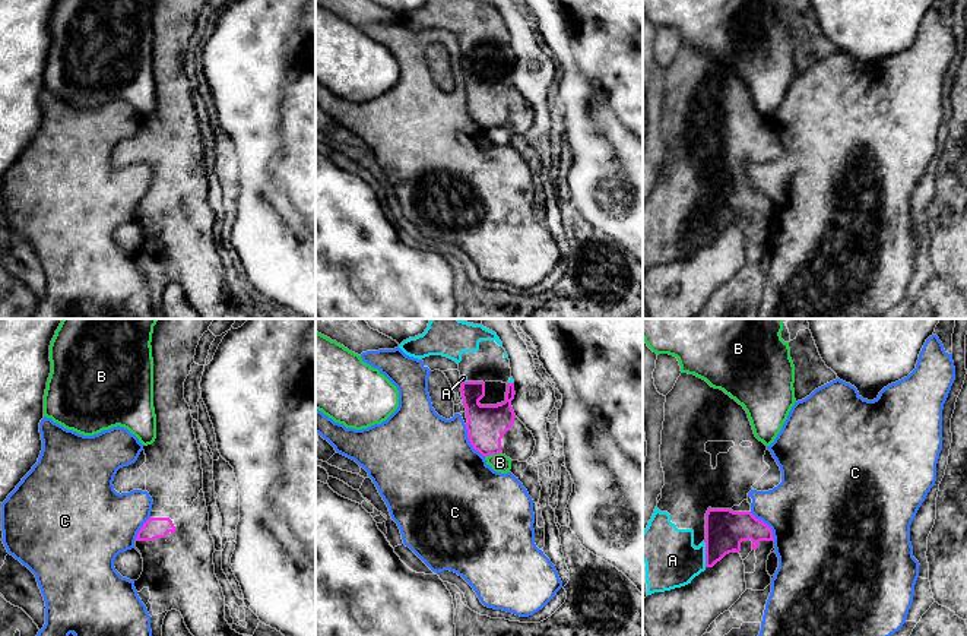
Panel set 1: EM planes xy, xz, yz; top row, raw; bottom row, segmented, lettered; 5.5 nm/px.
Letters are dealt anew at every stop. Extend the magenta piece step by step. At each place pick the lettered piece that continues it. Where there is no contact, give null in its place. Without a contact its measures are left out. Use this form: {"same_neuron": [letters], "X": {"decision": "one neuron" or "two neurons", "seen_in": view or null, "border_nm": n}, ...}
{"same_neuron": ["A"], "A": {"decision": "one neuron", "seen_in": "yz", "border_nm": 140}, "B": {"decision": "two neurons", "seen_in": "xz", "border_nm": 90}, "C": {"decision": "two neurons", "seen_in": "xz", "border_nm": 220}}

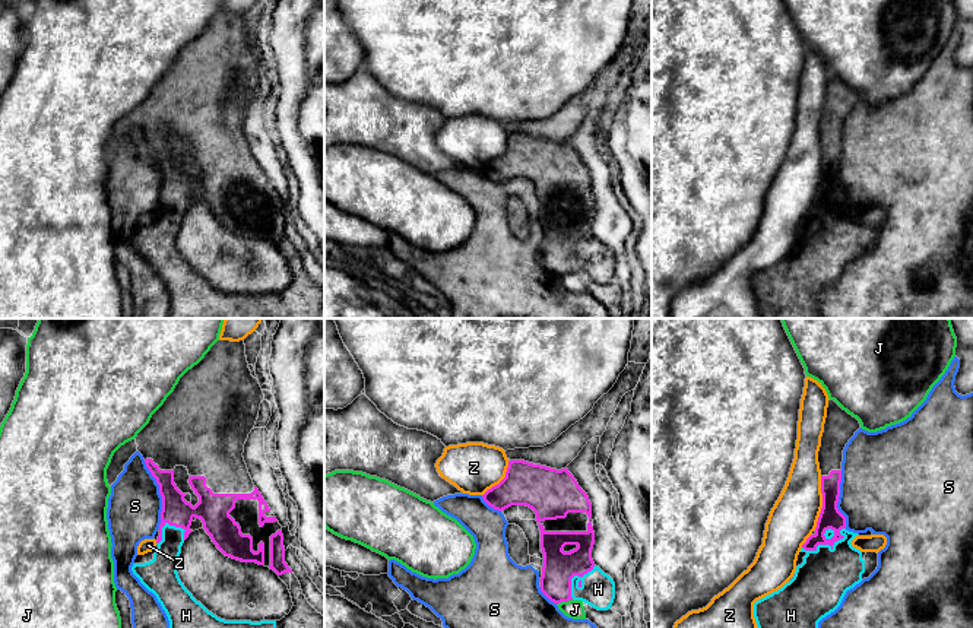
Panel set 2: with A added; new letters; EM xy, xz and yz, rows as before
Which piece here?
{"same_neuron": ["H"], "H": {"decision": "one neuron", "seen_in": "yz", "border_nm": 260}, "J": {"decision": "two neurons", "seen_in": "xz", "border_nm": 90}, "S": {"decision": "two neurons", "seen_in": "xy", "border_nm": 380}, "Z": {"decision": "two neurons", "seen_in": "yz", "border_nm": 300}}

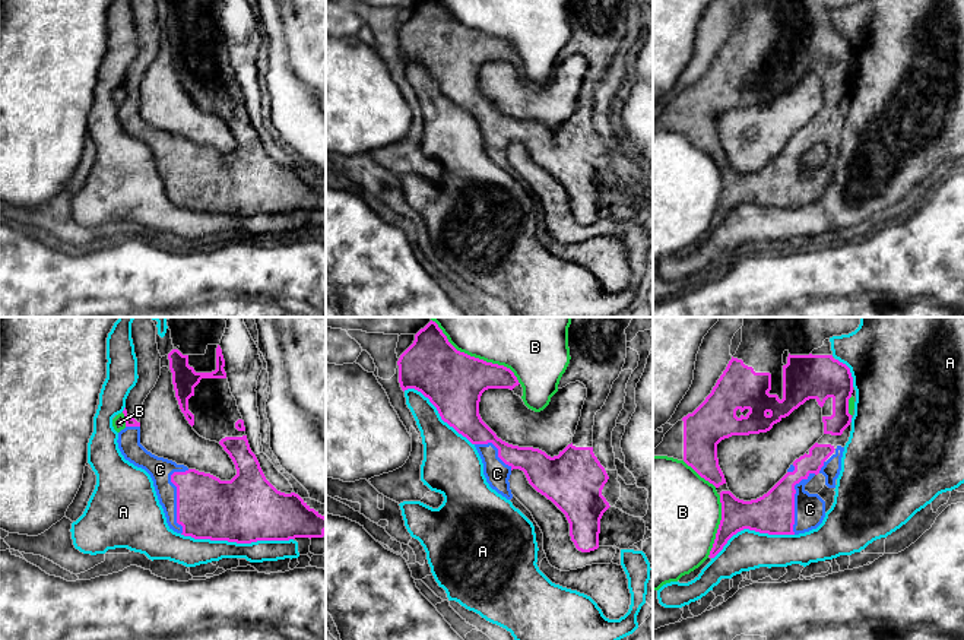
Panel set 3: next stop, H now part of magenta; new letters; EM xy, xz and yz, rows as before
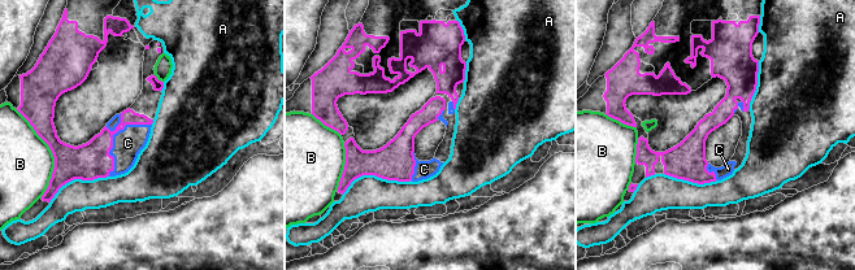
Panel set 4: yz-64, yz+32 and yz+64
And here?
{"same_neuron": ["C"], "A": {"decision": "two neurons", "seen_in": "xy", "border_nm": 600}, "B": {"decision": "two neurons", "seen_in": "xz", "border_nm": 600}, "C": {"decision": "one neuron", "seen_in": "xy", "border_nm": 360}}

